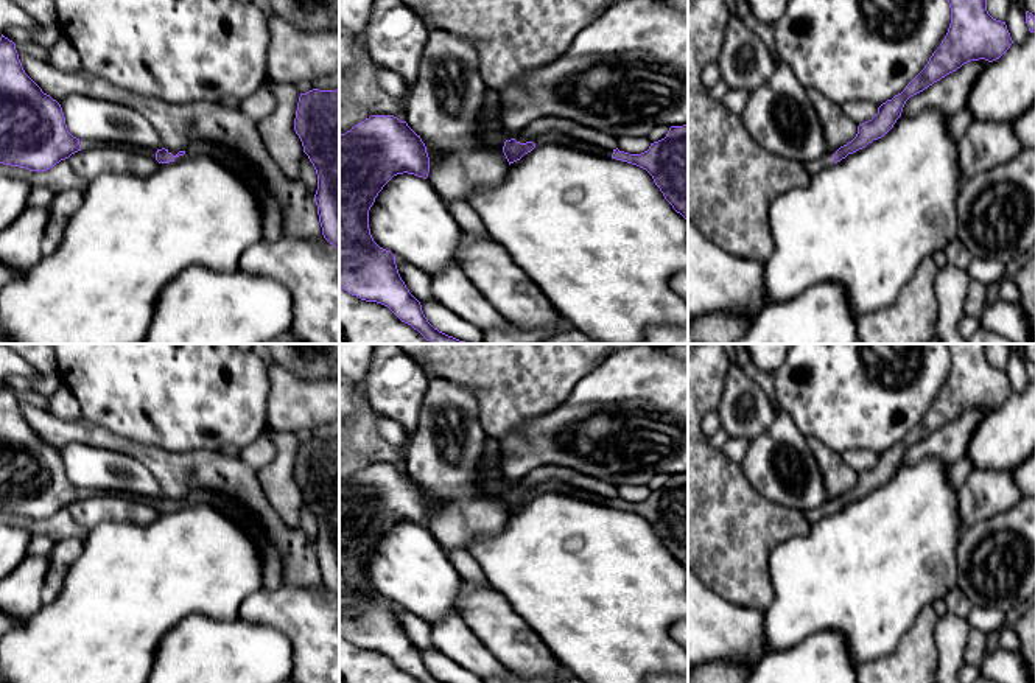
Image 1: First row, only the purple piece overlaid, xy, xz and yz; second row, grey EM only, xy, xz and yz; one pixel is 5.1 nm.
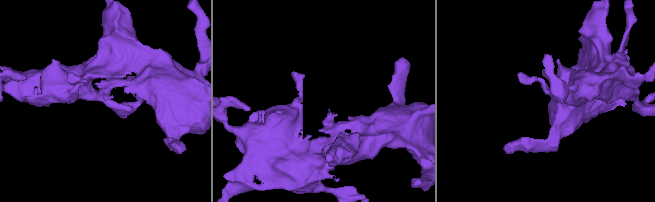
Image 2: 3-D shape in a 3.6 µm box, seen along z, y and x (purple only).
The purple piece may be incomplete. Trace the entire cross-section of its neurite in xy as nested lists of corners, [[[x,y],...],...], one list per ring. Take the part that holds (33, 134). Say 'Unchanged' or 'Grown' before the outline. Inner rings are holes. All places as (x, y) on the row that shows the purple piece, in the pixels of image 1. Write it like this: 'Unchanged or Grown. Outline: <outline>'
Unchanged. Outline: [[[0,37],[0,163],[47,171],[61,160],[81,151],[79,138],[65,124],[61,104],[25,73],[16,44]]]

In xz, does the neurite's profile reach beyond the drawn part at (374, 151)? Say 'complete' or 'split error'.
complete

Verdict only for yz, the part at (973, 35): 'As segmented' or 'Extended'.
Extended

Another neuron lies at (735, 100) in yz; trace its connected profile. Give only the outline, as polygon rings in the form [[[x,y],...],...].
[[[728,89],[721,103],[733,114],[741,115],[746,109],[750,92],[744,89]]]

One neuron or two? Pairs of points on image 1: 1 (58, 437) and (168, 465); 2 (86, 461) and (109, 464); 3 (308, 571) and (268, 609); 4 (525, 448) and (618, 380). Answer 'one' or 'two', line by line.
1: one
2: one
3: two
4: one

